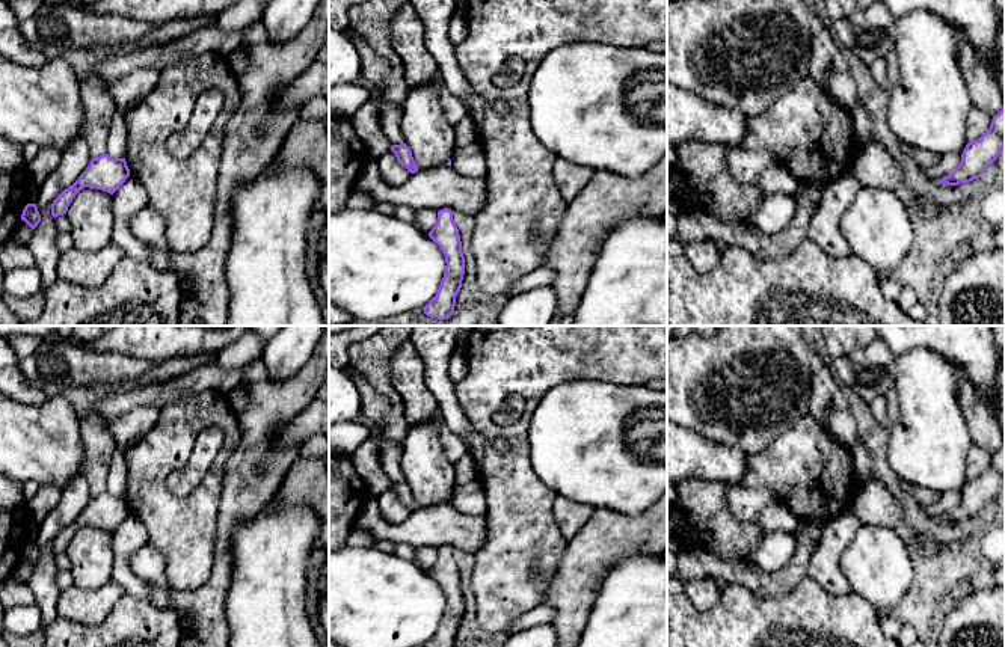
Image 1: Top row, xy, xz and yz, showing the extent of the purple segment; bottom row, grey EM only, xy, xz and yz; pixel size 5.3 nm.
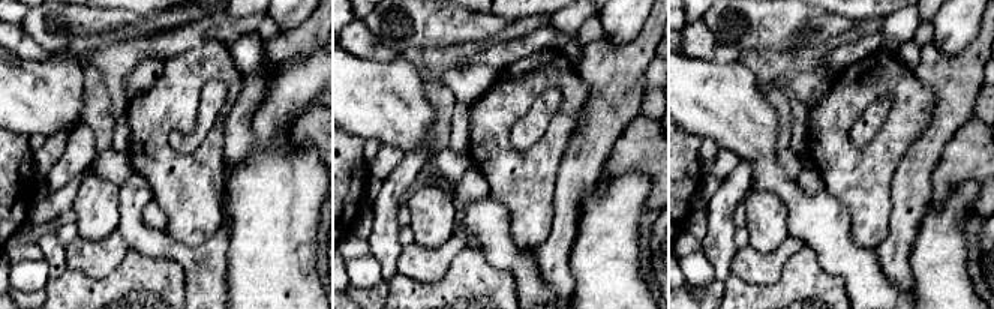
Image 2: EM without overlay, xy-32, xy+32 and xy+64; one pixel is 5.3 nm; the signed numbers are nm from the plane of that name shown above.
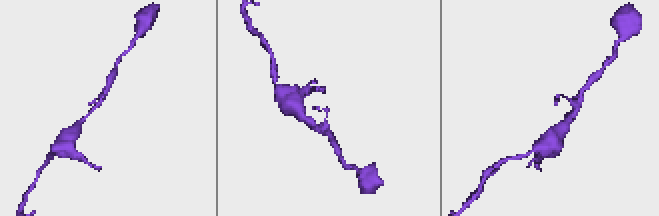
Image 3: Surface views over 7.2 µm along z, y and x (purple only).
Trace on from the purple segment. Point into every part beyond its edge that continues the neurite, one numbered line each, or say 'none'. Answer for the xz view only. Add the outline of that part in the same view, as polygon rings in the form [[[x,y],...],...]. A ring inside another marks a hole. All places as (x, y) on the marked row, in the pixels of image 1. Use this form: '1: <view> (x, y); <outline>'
none

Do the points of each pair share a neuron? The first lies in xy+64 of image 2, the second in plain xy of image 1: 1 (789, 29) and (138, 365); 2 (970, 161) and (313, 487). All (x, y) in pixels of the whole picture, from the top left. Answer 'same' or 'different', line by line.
1: same
2: same

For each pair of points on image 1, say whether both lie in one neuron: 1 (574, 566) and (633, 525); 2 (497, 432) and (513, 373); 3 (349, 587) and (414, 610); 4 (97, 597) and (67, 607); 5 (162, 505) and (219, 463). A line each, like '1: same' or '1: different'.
1: same
2: same
3: same
4: same
5: same

